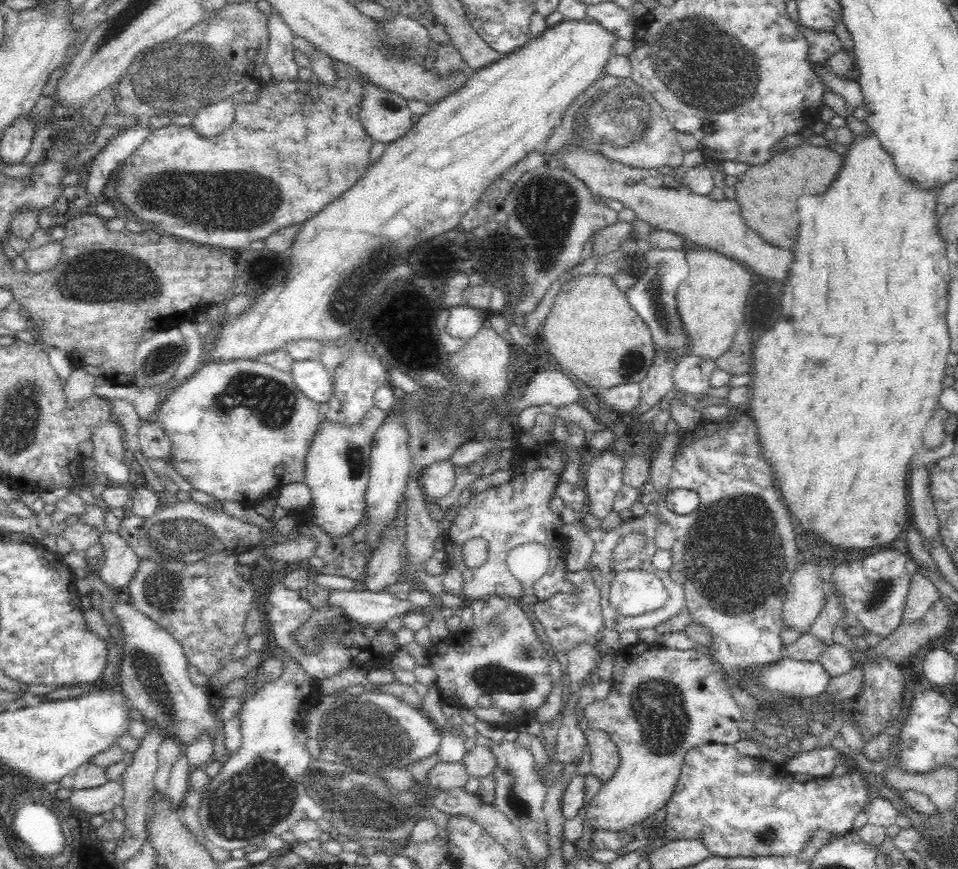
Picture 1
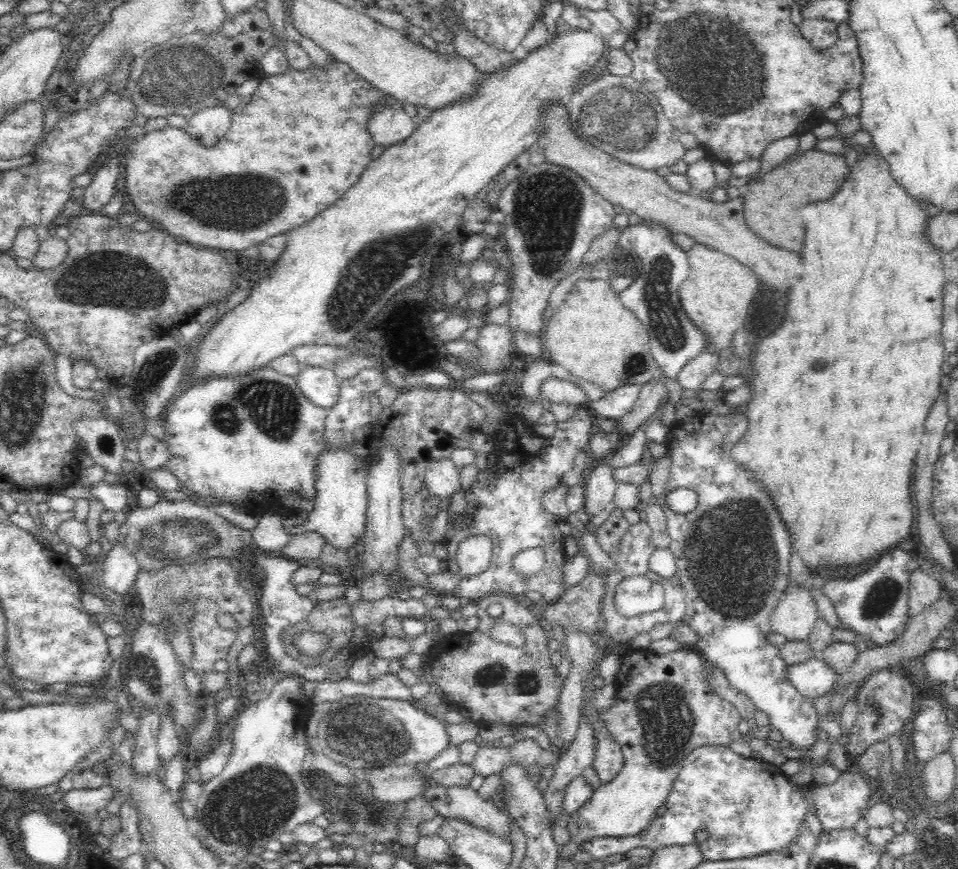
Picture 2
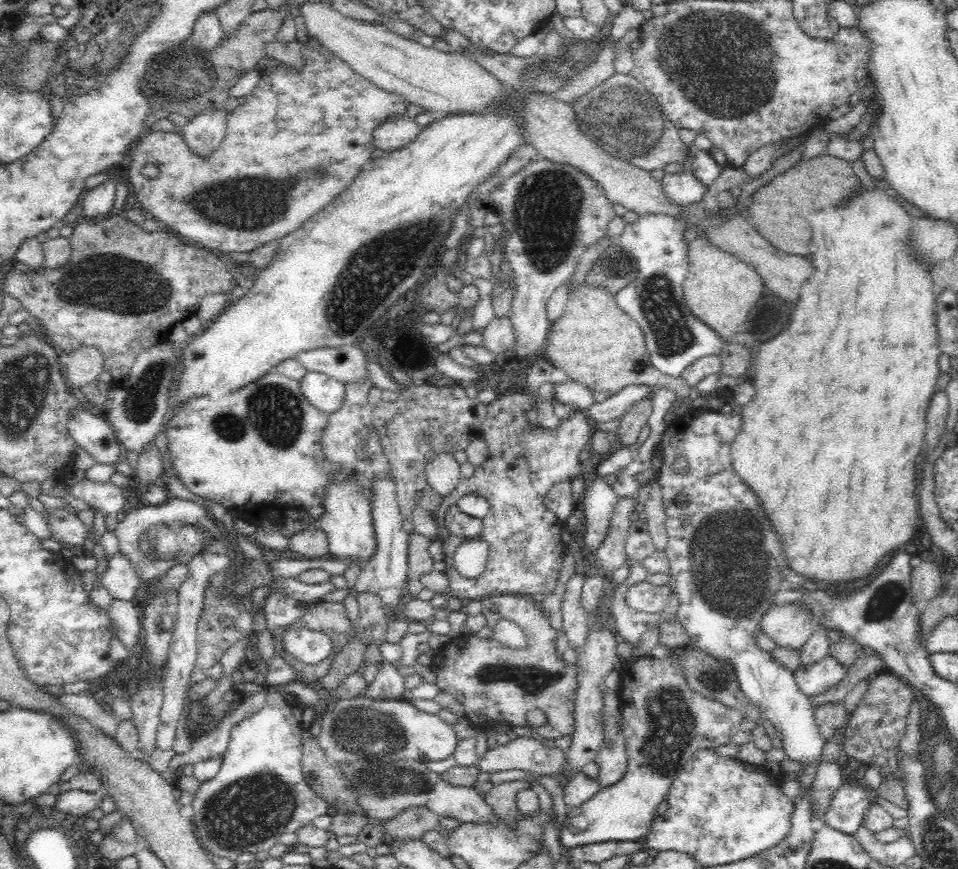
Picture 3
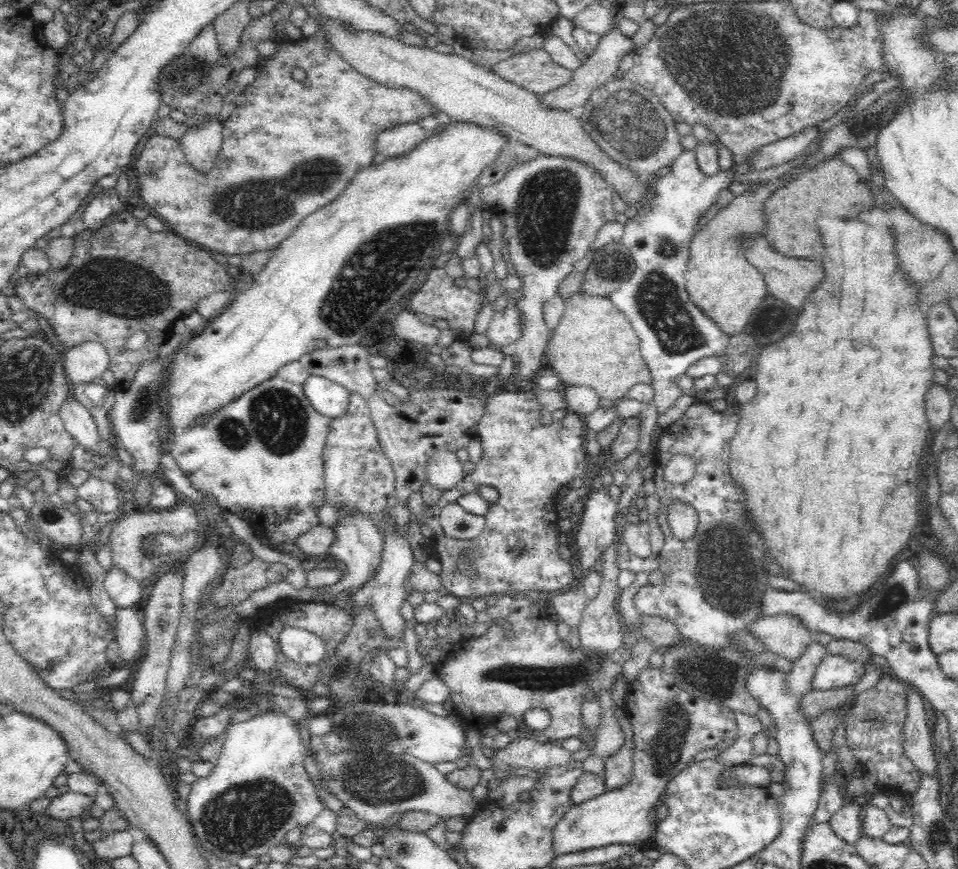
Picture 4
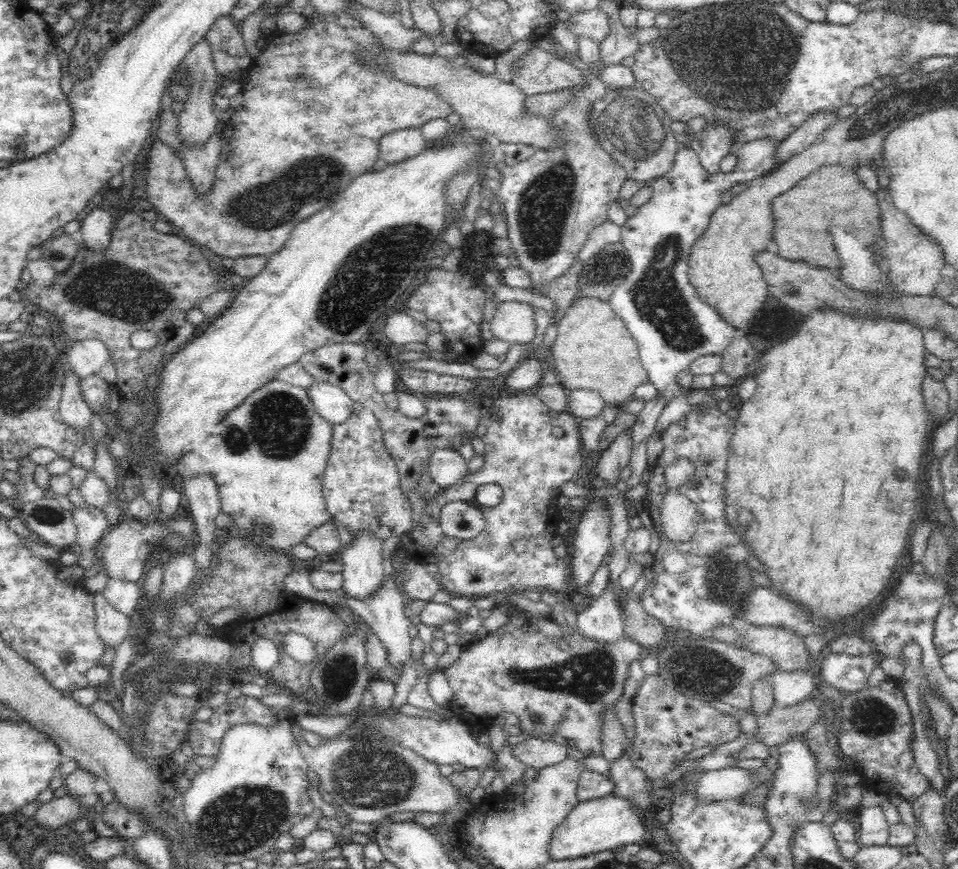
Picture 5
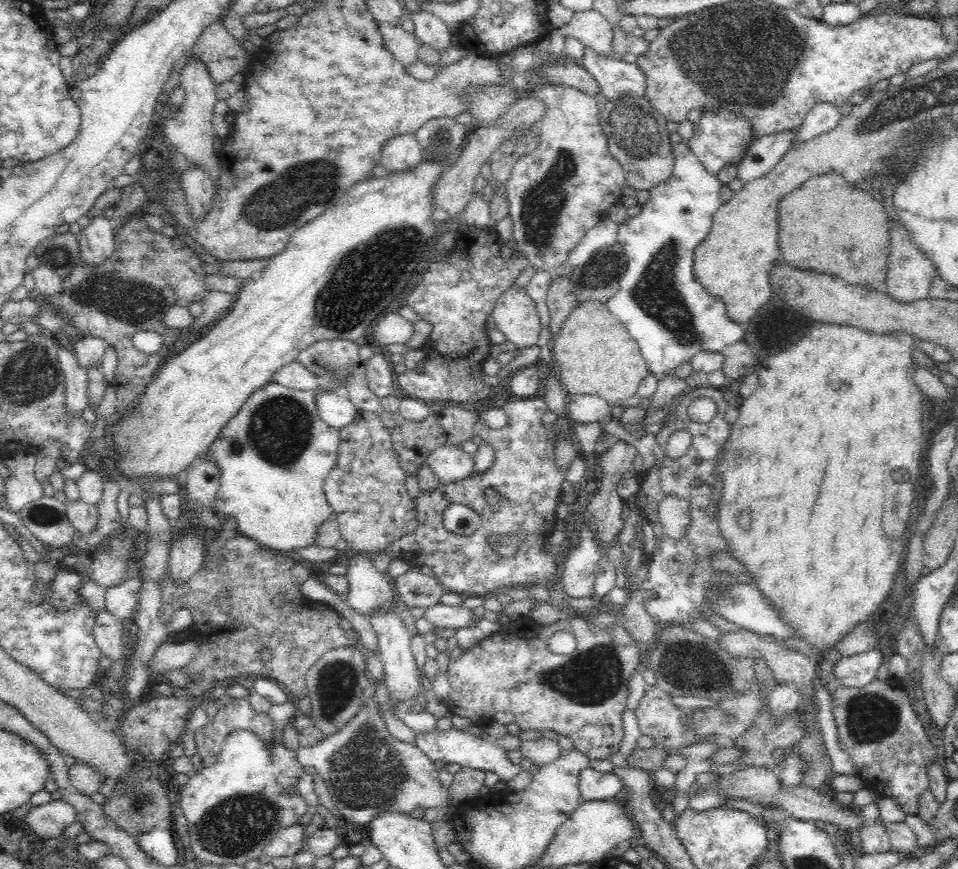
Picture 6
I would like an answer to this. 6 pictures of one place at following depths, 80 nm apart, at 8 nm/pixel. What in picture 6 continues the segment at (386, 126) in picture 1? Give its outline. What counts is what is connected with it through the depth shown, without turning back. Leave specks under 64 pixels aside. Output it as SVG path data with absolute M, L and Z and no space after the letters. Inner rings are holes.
M414 132L388 138L380 152L380 162L389 172L408 170L408 166L418 166L418 162L424 158Z

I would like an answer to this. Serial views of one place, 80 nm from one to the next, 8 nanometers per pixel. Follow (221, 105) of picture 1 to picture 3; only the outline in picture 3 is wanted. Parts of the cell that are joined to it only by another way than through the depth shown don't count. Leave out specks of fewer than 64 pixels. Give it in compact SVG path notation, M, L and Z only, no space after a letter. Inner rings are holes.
M225 109L207 110L190 117L181 128L186 144L200 156L208 156L223 141L229 114Z

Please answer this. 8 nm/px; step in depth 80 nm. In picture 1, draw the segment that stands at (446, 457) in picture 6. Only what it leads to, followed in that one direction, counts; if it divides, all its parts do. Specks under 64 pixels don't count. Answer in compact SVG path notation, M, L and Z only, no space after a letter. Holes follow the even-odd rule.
M450 459L433 462L430 466L424 468L419 477L421 488L424 490L425 496L434 499L442 499L452 490L455 478L455 464Z

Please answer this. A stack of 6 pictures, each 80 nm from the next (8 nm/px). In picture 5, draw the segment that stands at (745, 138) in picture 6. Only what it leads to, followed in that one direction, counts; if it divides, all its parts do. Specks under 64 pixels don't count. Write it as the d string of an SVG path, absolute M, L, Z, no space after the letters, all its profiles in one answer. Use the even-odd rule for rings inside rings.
M708 123L706 130L691 137L691 149L699 156L702 168L711 175L720 171L720 160L735 151L732 131L722 123Z

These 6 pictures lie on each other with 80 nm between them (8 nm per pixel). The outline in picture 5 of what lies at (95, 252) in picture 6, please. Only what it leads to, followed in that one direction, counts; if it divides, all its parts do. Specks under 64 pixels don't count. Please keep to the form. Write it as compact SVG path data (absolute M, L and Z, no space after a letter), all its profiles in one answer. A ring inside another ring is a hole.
M96 200L86 216L80 221L84 245L92 251L102 251L108 248L109 233L112 231L114 217L103 209Z

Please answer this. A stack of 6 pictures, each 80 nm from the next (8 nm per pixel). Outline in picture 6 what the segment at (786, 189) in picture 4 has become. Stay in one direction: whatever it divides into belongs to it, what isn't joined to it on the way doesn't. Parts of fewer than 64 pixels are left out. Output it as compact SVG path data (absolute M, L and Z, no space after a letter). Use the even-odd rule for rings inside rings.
M828 170L828 172L820 172L811 178L808 178L806 182L803 182L796 190L788 192L780 202L778 202L778 245L781 251L780 260L784 263L796 267L796 268L806 268L806 270L814 270L814 272L824 272L824 274L834 274L838 278L844 278L846 282L850 284L863 285L870 289L884 289L885 283L887 281L887 271L888 271L888 256L890 252L890 238L889 238L889 226L888 226L888 216L886 210L884 209L884 203L874 200L874 197L869 192L864 192L863 190L858 190L853 184L846 182L841 174L838 174L835 170ZM846 246L852 247L854 251L861 251L864 255L864 264L855 264L851 258L849 258L849 250Z

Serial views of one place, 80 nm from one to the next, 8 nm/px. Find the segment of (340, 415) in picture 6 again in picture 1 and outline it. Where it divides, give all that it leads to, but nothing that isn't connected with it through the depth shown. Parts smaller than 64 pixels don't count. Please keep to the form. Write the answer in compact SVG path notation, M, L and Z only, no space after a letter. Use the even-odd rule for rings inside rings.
M294 360L289 374L296 387L315 403L327 403L333 396L331 374L320 360Z

